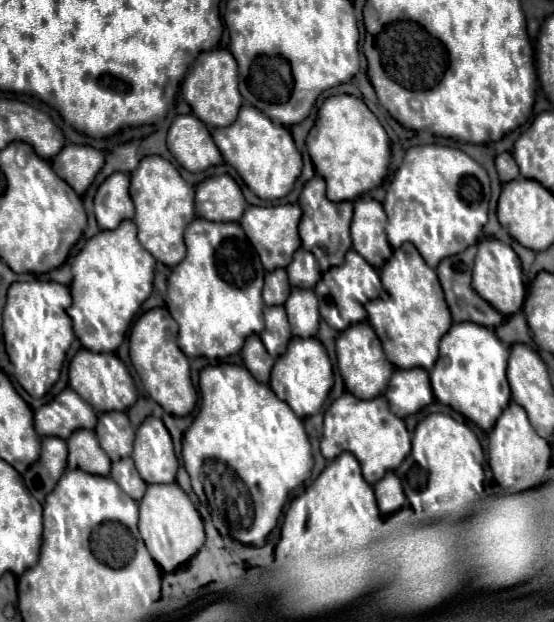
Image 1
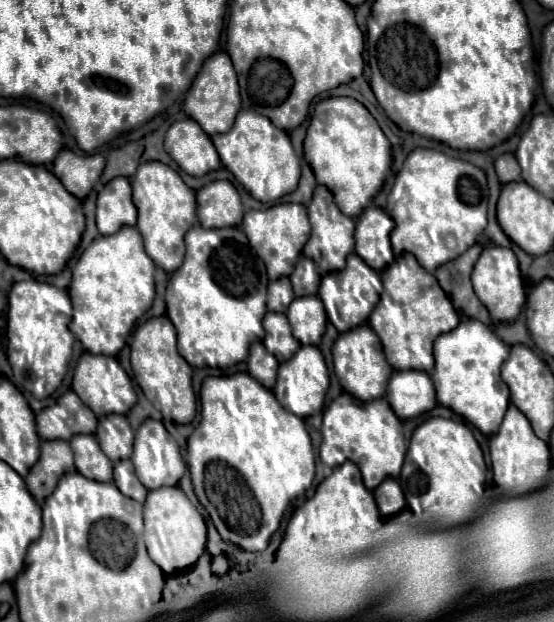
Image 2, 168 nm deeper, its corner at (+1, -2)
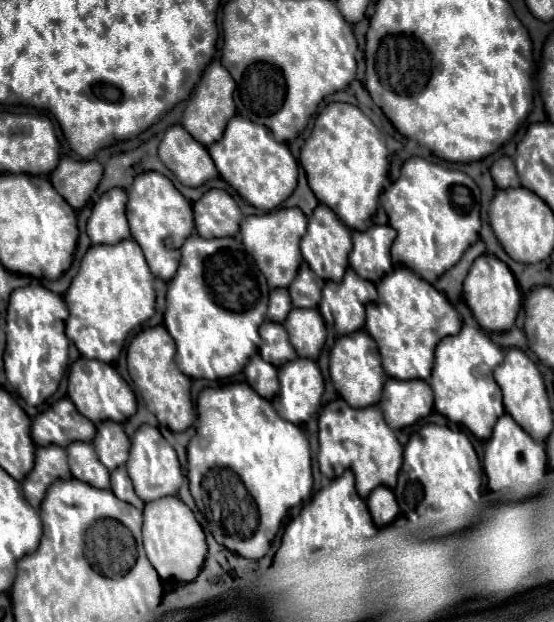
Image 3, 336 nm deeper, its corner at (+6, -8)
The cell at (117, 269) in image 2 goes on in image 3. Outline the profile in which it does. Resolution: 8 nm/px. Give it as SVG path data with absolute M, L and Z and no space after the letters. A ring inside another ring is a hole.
M128 238L114 246L90 246L80 262L80 270L72 280L64 300L70 310L70 318L66 320L66 336L76 344L80 354L84 358L94 358L100 362L114 362L122 352L128 332L154 316L154 304L156 304L154 276L144 260L138 242Z

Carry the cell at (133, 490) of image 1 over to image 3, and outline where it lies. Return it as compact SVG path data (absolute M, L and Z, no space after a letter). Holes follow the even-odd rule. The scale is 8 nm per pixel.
M120 466L120 468L116 468L112 472L112 492L124 502L128 502L128 504L132 504L132 506L136 506L140 510L144 508L144 502L136 496L136 492L132 488L132 482L130 482L130 478L126 474L126 466Z

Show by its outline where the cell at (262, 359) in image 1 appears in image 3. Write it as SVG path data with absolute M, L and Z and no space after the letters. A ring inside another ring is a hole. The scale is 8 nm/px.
M254 354L244 370L246 382L266 400L272 400L274 392L278 392L278 372L272 364L262 360L260 354Z

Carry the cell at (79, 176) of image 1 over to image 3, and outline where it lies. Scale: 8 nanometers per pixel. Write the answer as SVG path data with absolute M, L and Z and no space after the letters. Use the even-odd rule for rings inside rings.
M62 158L58 168L50 174L56 192L74 208L80 210L90 200L102 178L102 164L96 160Z

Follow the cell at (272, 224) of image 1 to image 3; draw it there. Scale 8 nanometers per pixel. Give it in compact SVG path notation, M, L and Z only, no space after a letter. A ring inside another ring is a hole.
M278 208L268 214L248 216L242 220L242 242L246 252L256 260L260 272L266 276L270 288L288 286L302 262L300 254L300 238L306 232L306 216L300 208Z

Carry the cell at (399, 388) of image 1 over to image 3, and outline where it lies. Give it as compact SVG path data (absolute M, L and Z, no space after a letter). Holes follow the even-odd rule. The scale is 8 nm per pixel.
M388 378L378 406L390 428L406 428L432 412L432 388L424 380Z

